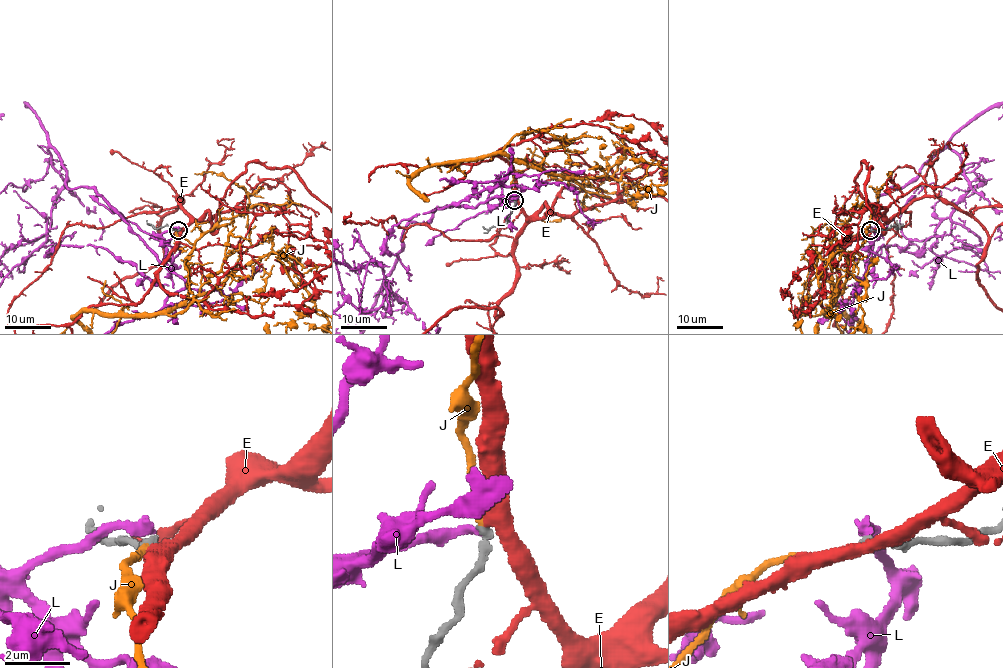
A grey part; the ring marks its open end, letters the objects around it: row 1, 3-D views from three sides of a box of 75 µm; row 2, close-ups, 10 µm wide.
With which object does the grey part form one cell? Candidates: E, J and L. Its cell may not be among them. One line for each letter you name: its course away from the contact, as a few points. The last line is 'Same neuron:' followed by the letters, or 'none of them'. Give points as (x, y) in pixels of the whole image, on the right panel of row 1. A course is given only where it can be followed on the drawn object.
Same neuron: J

